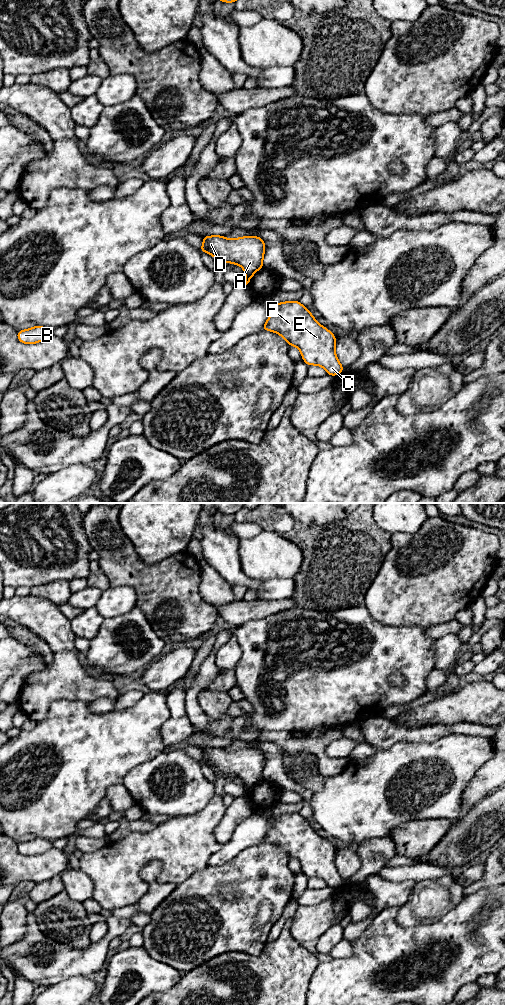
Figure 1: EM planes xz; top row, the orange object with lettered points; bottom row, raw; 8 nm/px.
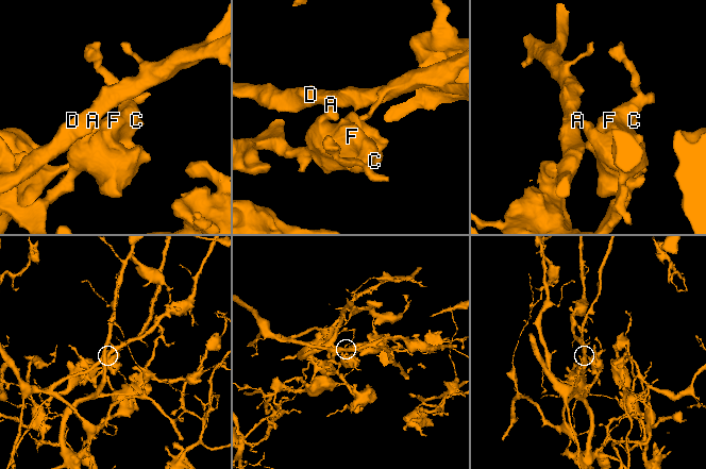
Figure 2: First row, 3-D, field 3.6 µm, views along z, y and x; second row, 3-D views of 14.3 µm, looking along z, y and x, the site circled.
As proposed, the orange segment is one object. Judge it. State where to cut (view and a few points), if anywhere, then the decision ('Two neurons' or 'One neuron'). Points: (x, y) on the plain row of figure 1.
Split along xz (245, 784), (252, 786). Two neurons

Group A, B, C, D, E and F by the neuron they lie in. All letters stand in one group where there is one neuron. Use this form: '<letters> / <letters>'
A D / B C E F

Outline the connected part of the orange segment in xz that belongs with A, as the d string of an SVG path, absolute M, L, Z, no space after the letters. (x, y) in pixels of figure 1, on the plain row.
M203 748L200 764L207 764L214 771L241 778L245 785L254 786L263 780L265 754L258 748L227 751L224 748Z

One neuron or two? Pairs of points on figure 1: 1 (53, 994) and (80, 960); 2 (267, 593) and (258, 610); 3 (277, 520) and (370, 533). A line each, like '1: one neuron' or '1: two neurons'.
1: two neurons
2: two neurons
3: one neuron

